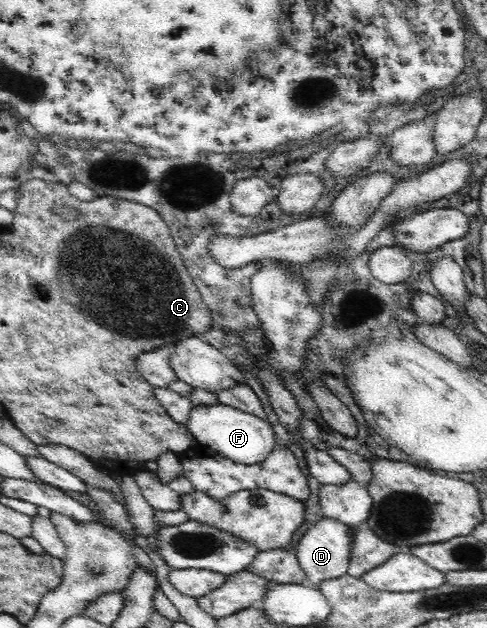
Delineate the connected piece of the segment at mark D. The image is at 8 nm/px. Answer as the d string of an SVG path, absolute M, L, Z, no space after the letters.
M323 516L304 533L304 536L301 536L294 551L300 561L301 569L307 576L309 585L318 587L323 580L337 579L347 573L350 566L354 531L355 527Z

